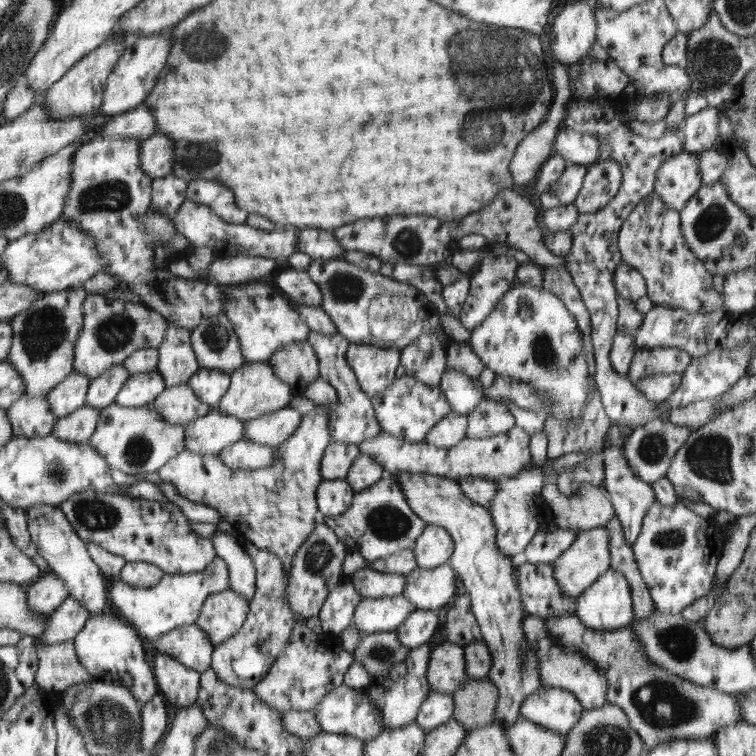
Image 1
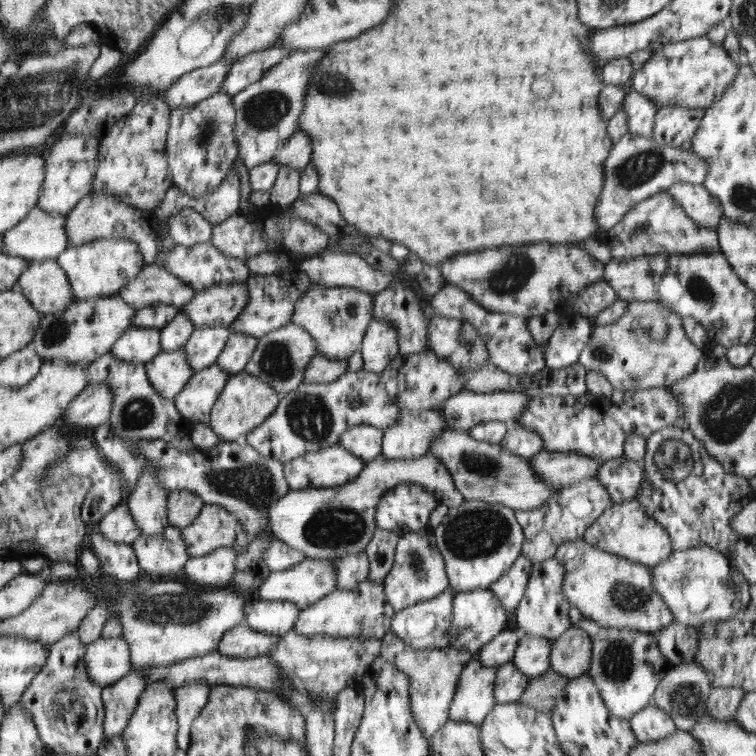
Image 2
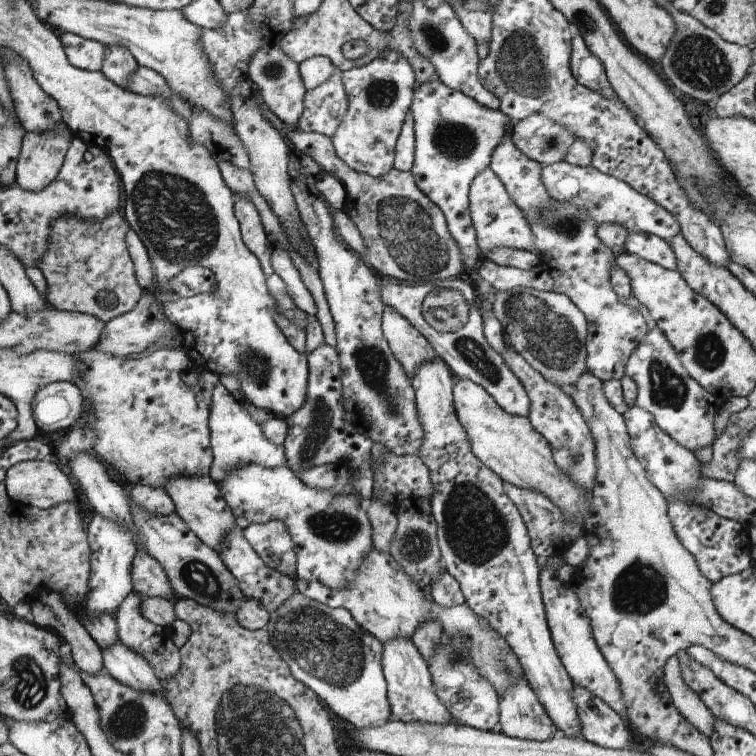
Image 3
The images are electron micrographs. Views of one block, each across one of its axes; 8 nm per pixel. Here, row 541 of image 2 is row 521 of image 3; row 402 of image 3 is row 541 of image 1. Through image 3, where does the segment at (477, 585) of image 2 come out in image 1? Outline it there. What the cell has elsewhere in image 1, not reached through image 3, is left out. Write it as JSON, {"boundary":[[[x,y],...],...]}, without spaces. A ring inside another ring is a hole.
{"boundary":[[[428,524],[425,532],[417,538],[413,551],[417,566],[433,569],[448,562],[456,549],[452,535],[445,528]]]}

